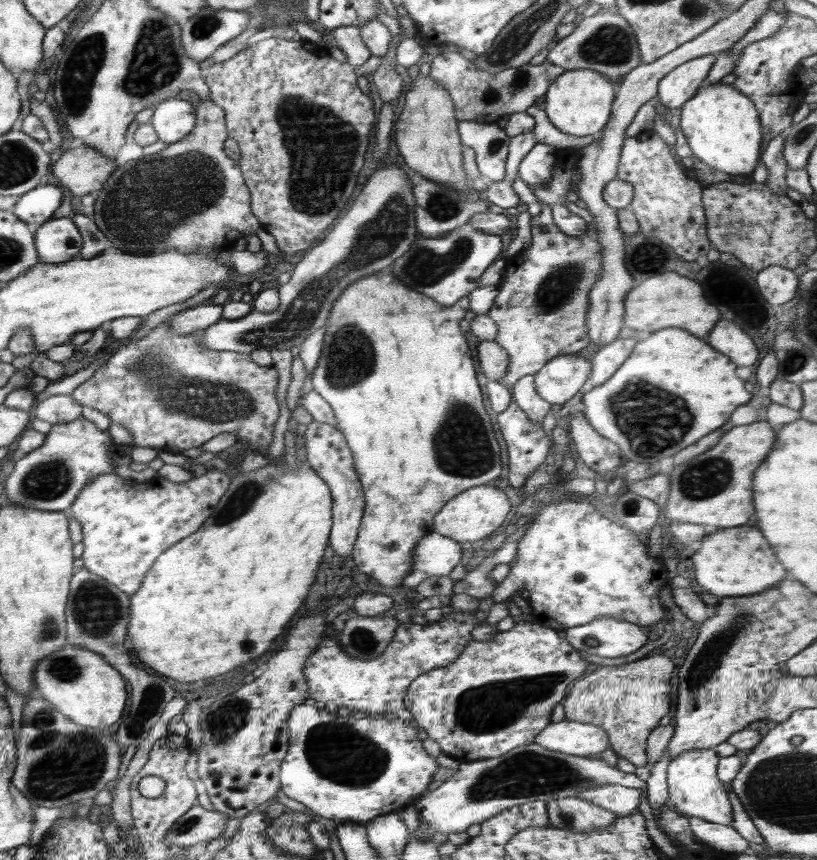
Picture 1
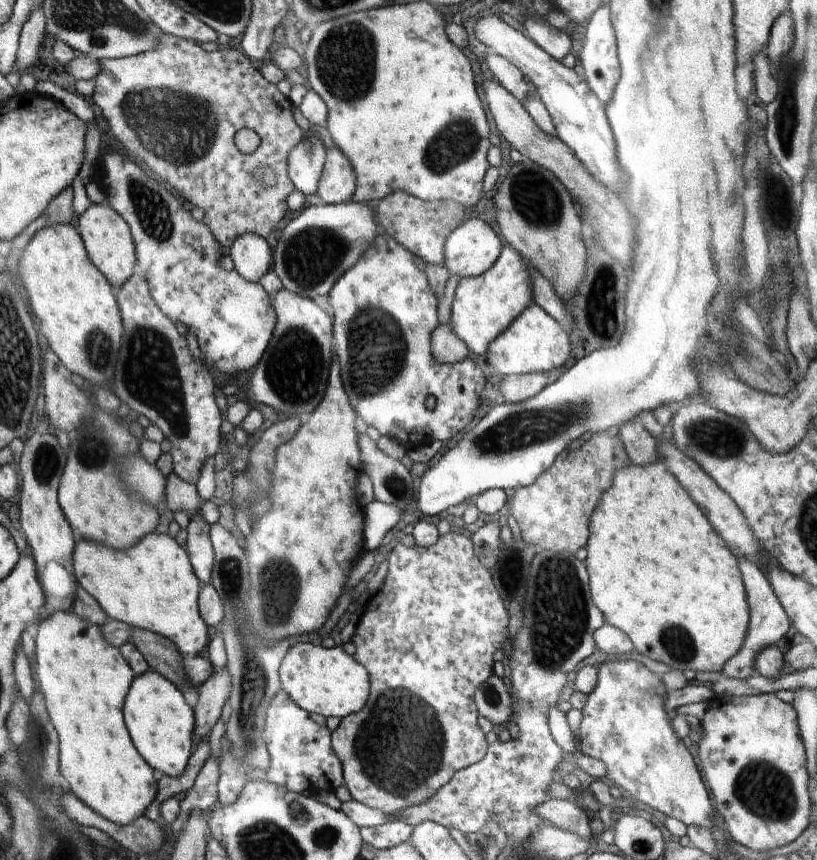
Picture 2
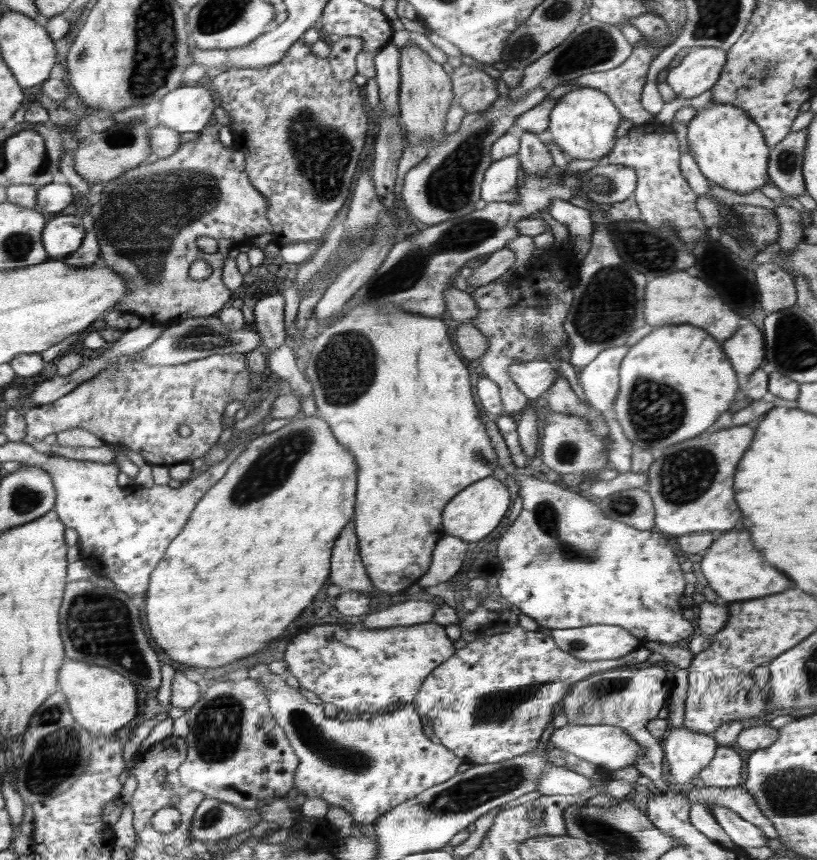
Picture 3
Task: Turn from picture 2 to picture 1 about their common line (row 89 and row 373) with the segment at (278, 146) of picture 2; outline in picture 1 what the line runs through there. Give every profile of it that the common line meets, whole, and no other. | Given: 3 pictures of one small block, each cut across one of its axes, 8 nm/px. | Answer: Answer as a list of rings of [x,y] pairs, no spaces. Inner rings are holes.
[[[166,320],[150,330],[150,333],[141,339],[128,339],[126,344],[120,345],[110,359],[100,365],[90,379],[82,382],[82,384],[72,392],[71,396],[75,398],[80,406],[88,406],[88,408],[92,408],[92,410],[102,412],[106,418],[110,418],[112,425],[122,424],[122,426],[128,430],[128,434],[132,436],[132,446],[142,446],[144,448],[148,446],[148,448],[154,448],[158,453],[162,450],[166,452],[173,451],[174,448],[180,448],[180,450],[183,451],[188,448],[201,447],[205,442],[214,438],[214,436],[218,436],[218,434],[233,432],[236,434],[236,441],[244,440],[244,442],[248,441],[250,443],[252,449],[248,449],[248,451],[258,451],[258,453],[267,456],[268,448],[273,440],[274,424],[280,415],[279,403],[276,398],[276,388],[279,378],[278,371],[273,366],[258,366],[256,362],[251,360],[250,355],[226,350],[208,350],[208,348],[204,348],[204,346],[198,342],[198,337],[200,337],[200,333],[196,332],[190,332],[190,334],[184,334],[184,336],[172,334],[170,322]]]

